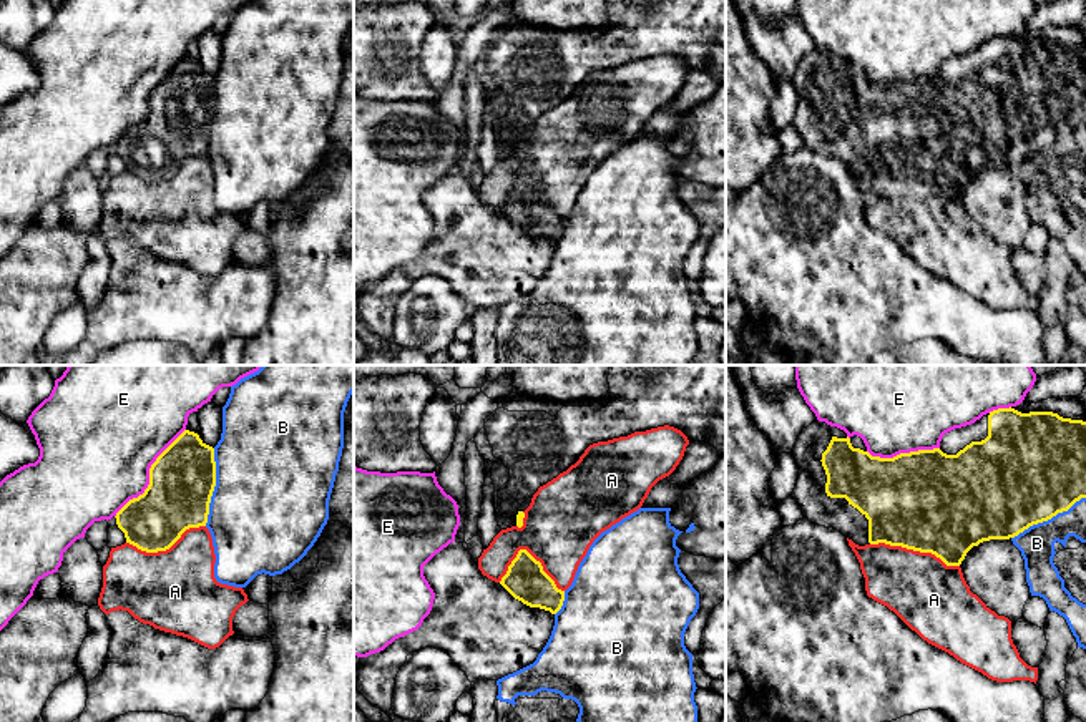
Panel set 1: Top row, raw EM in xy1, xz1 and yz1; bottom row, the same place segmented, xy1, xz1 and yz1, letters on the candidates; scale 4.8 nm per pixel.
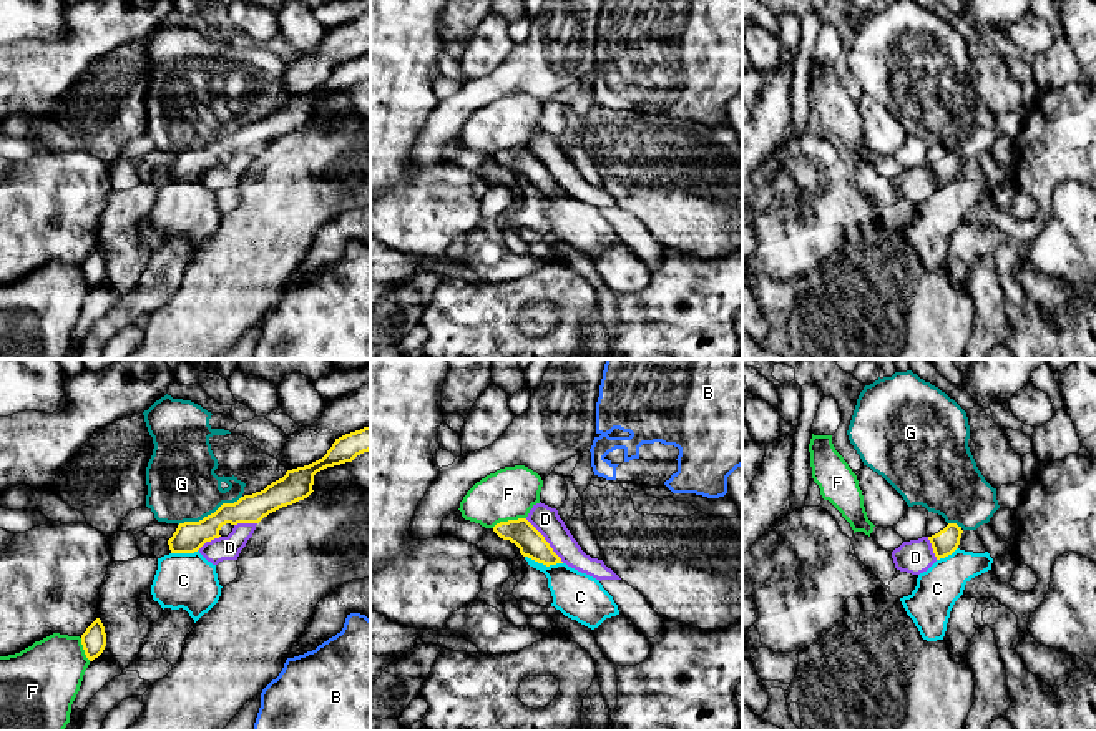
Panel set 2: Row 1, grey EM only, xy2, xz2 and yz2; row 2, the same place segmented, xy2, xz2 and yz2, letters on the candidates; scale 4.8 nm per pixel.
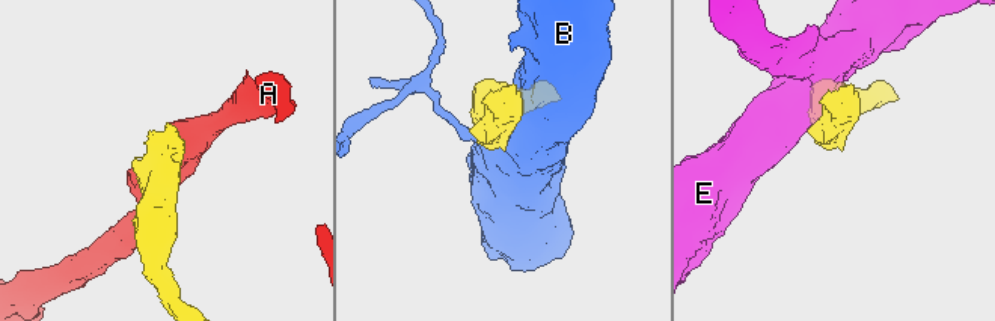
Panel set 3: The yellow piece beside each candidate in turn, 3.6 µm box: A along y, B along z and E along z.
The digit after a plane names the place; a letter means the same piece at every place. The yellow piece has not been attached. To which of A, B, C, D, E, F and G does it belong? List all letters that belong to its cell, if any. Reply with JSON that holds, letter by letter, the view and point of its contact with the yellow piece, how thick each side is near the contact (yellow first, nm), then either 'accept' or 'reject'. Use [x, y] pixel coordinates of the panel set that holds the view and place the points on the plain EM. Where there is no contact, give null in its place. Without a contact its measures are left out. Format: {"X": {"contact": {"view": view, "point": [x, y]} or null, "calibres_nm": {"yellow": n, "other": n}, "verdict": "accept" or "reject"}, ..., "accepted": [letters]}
{"A": {"contact": {"view": "yz1", "point": [915, 178]}, "calibres_nm": {"yellow": 500, "other": 360}, "verdict": "reject"}, "B": {"contact": {"view": "xy1", "point": [215, 113]}, "calibres_nm": {"yellow": 320, "other": 500}, "verdict": "reject"}, "C": {"contact": {"view": "xz2", "point": [543, 191]}, "calibres_nm": {"yellow": 140, "other": 220}, "verdict": "reject"}, "D": {"contact": {"view": "xz2", "point": [545, 168]}, "calibres_nm": {"yellow": 140, "other": 130}, "verdict": "reject"}, "E": {"contact": {"view": "xy1", "point": [150, 103]}, "calibres_nm": {"yellow": 320, "other": 480}, "verdict": "reject"}, "F": {"contact": {"view": "xz2", "point": [508, 148]}, "calibres_nm": {"yellow": 140, "other": 260}, "verdict": "reject"}, "G": {"contact": {"view": "xy2", "point": [211, 142]}, "calibres_nm": {"yellow": 150, "other": 340}, "verdict": "reject"}, "accepted": []}

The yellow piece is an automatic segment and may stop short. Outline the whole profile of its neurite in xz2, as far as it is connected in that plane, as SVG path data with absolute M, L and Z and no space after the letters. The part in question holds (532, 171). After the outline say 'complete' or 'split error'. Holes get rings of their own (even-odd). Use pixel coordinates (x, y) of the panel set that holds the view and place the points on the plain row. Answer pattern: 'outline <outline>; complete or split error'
outline M526 146L500 150L493 155L493 159L500 166L515 171L523 184L546 194L563 191L545 164Z; complete

